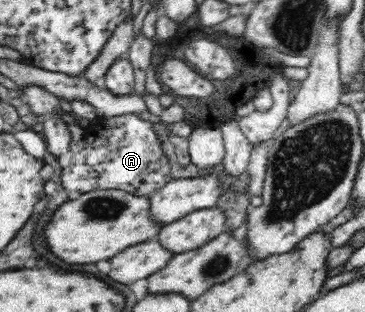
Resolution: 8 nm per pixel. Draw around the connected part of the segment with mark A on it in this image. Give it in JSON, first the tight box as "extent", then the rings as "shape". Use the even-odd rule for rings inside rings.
{"extent":[61,114,171,197],"shape":[[[122,114],[108,119],[96,118],[91,126],[85,128],[85,148],[83,148],[83,162],[69,162],[61,170],[62,186],[67,192],[85,193],[91,190],[124,190],[129,194],[149,197],[167,184],[171,178],[171,166],[163,154],[161,142],[157,140],[152,124],[139,119],[135,114]]]}

